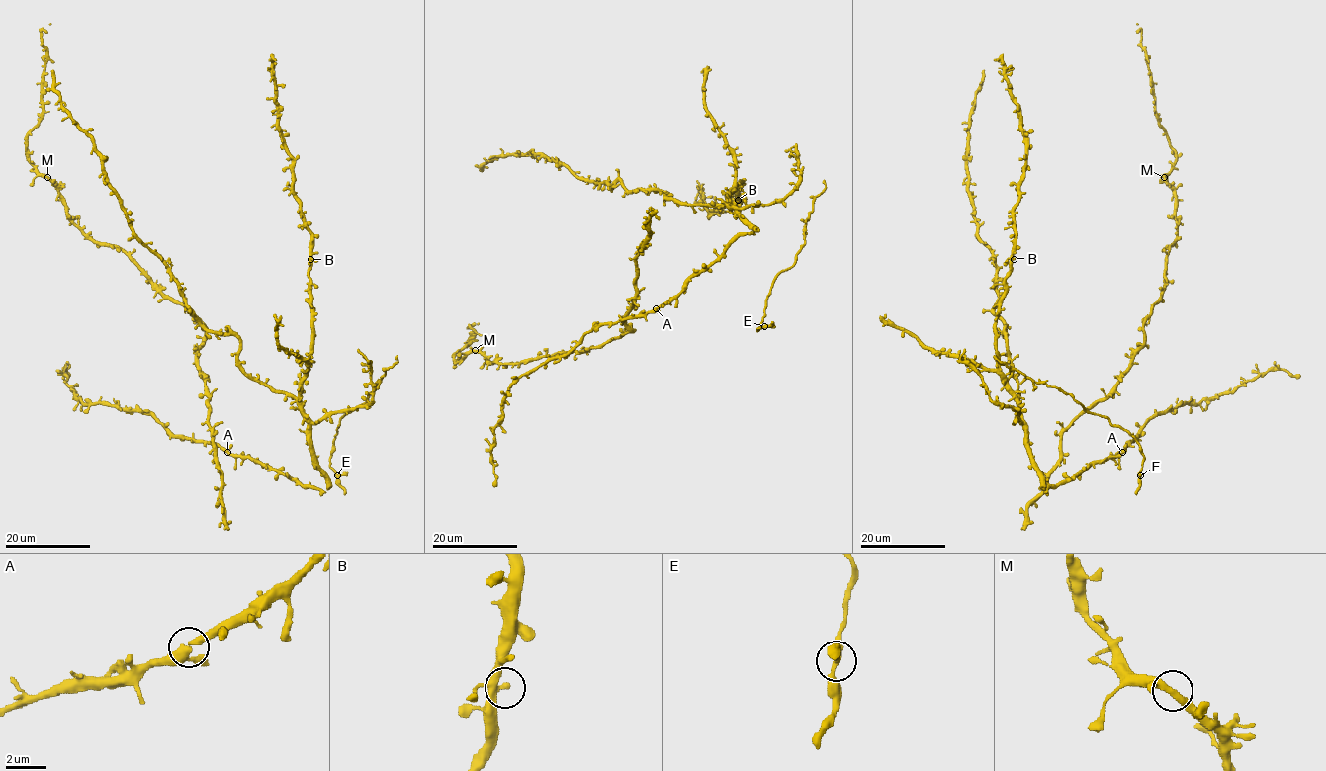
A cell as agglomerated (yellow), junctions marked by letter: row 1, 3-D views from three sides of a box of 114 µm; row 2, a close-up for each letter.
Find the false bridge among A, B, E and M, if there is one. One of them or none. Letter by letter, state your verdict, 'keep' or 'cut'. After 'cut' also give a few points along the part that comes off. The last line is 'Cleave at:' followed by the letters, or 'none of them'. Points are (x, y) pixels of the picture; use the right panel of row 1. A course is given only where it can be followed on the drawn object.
A: keep
B: keep
E: keep
M: keep
Cleave at: none of them

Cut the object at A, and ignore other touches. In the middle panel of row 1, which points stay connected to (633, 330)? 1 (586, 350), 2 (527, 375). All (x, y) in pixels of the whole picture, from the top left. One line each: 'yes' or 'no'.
1: yes
2: no

